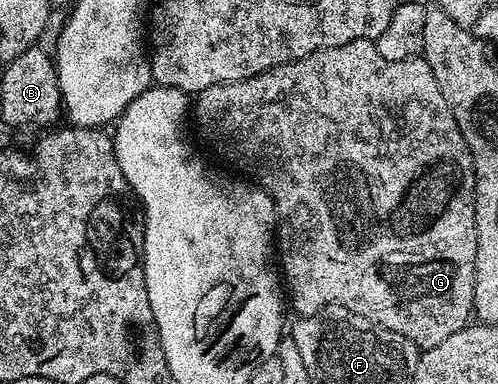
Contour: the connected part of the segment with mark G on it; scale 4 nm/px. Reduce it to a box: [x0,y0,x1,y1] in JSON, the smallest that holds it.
[194,41,476,351]

